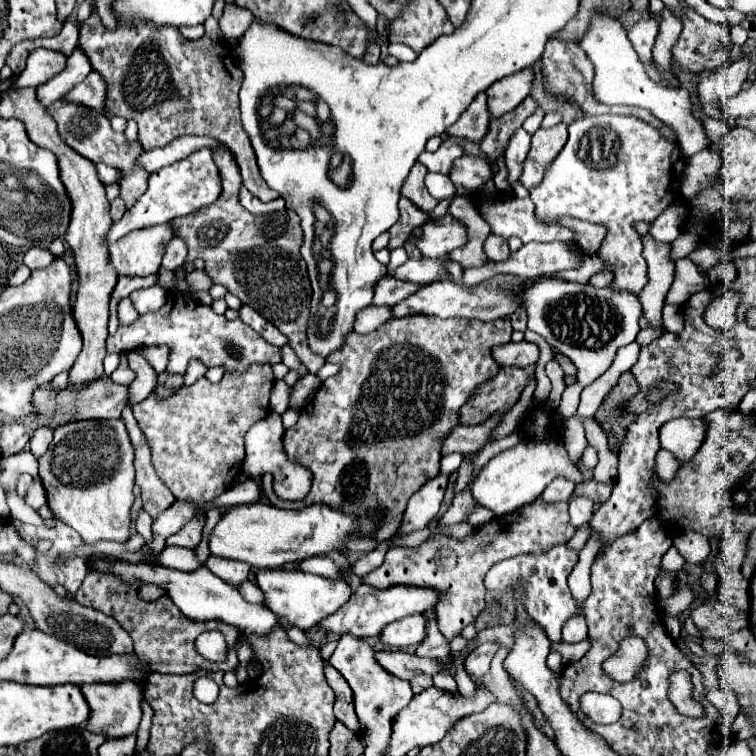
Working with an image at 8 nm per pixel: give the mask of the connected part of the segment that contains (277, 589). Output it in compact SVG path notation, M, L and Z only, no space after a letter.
M259 570L255 574L257 586L263 592L263 606L269 608L279 622L289 622L291 626L307 632L317 626L323 618L337 612L351 596L351 588L345 580L329 580L305 572L285 572L285 570Z

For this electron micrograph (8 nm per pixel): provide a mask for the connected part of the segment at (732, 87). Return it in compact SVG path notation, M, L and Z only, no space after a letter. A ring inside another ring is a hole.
M743 56L739 62L733 62L725 70L725 96L735 96L741 90L741 84L747 80L747 68L749 60Z

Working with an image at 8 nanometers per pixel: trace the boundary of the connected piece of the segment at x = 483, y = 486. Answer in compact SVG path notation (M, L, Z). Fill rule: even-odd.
M545 438L541 442L523 440L517 446L491 458L479 470L471 486L471 492L479 506L493 510L497 516L503 516L503 514L511 514L519 510L521 506L535 502L535 498L539 498L545 486L549 486L555 478L567 478L567 480L573 480L575 484L583 480L581 472L577 470L577 466L567 454L563 440L561 438Z

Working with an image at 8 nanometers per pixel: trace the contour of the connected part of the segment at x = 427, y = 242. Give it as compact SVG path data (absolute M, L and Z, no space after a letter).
M445 214L443 218L427 220L421 226L421 236L409 236L407 242L417 246L425 258L445 258L445 254L467 242L465 226L451 214Z

